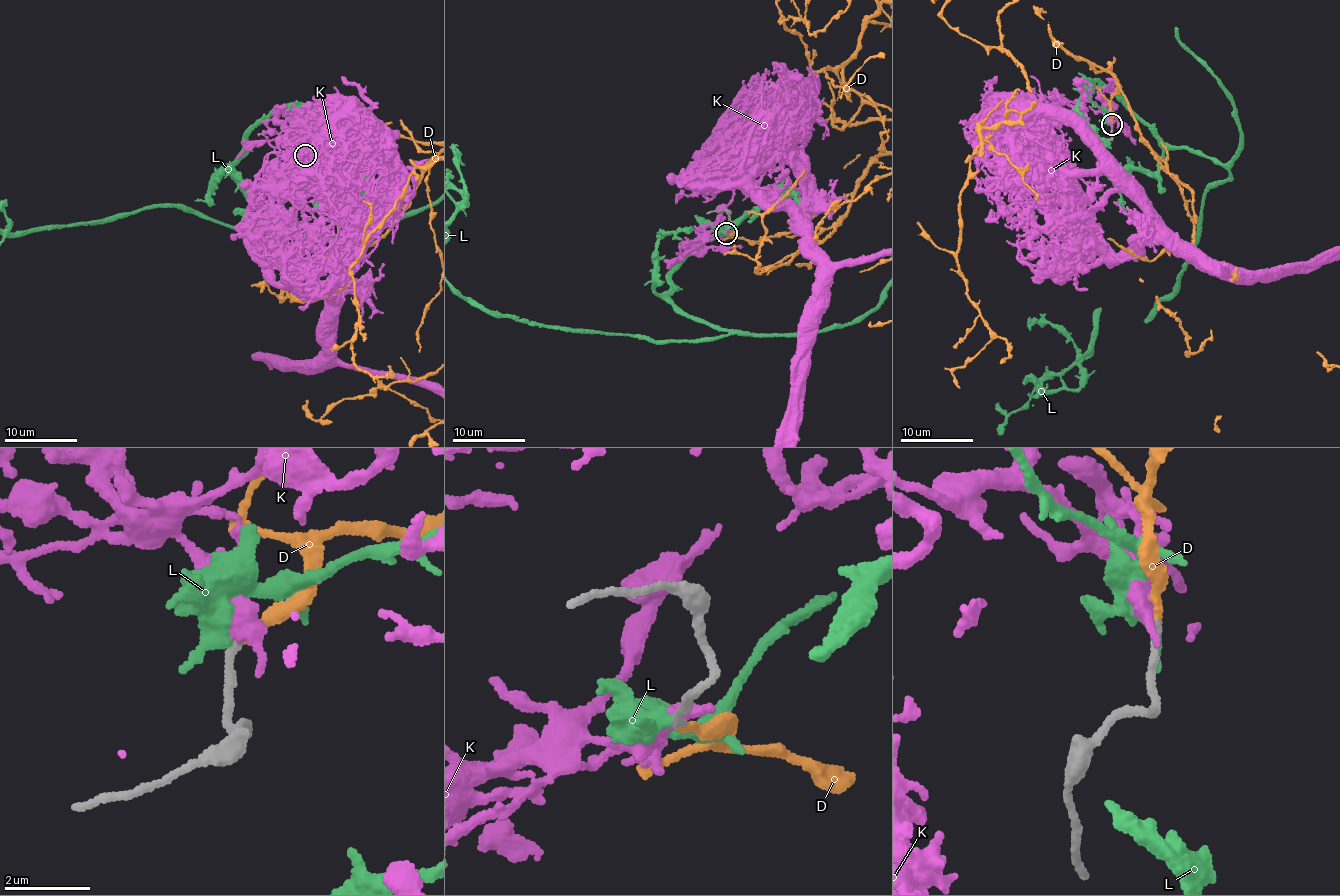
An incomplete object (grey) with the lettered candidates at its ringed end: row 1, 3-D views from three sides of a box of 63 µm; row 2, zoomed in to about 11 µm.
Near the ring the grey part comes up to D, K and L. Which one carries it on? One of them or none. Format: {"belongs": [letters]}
{"belongs": ["D"]}

